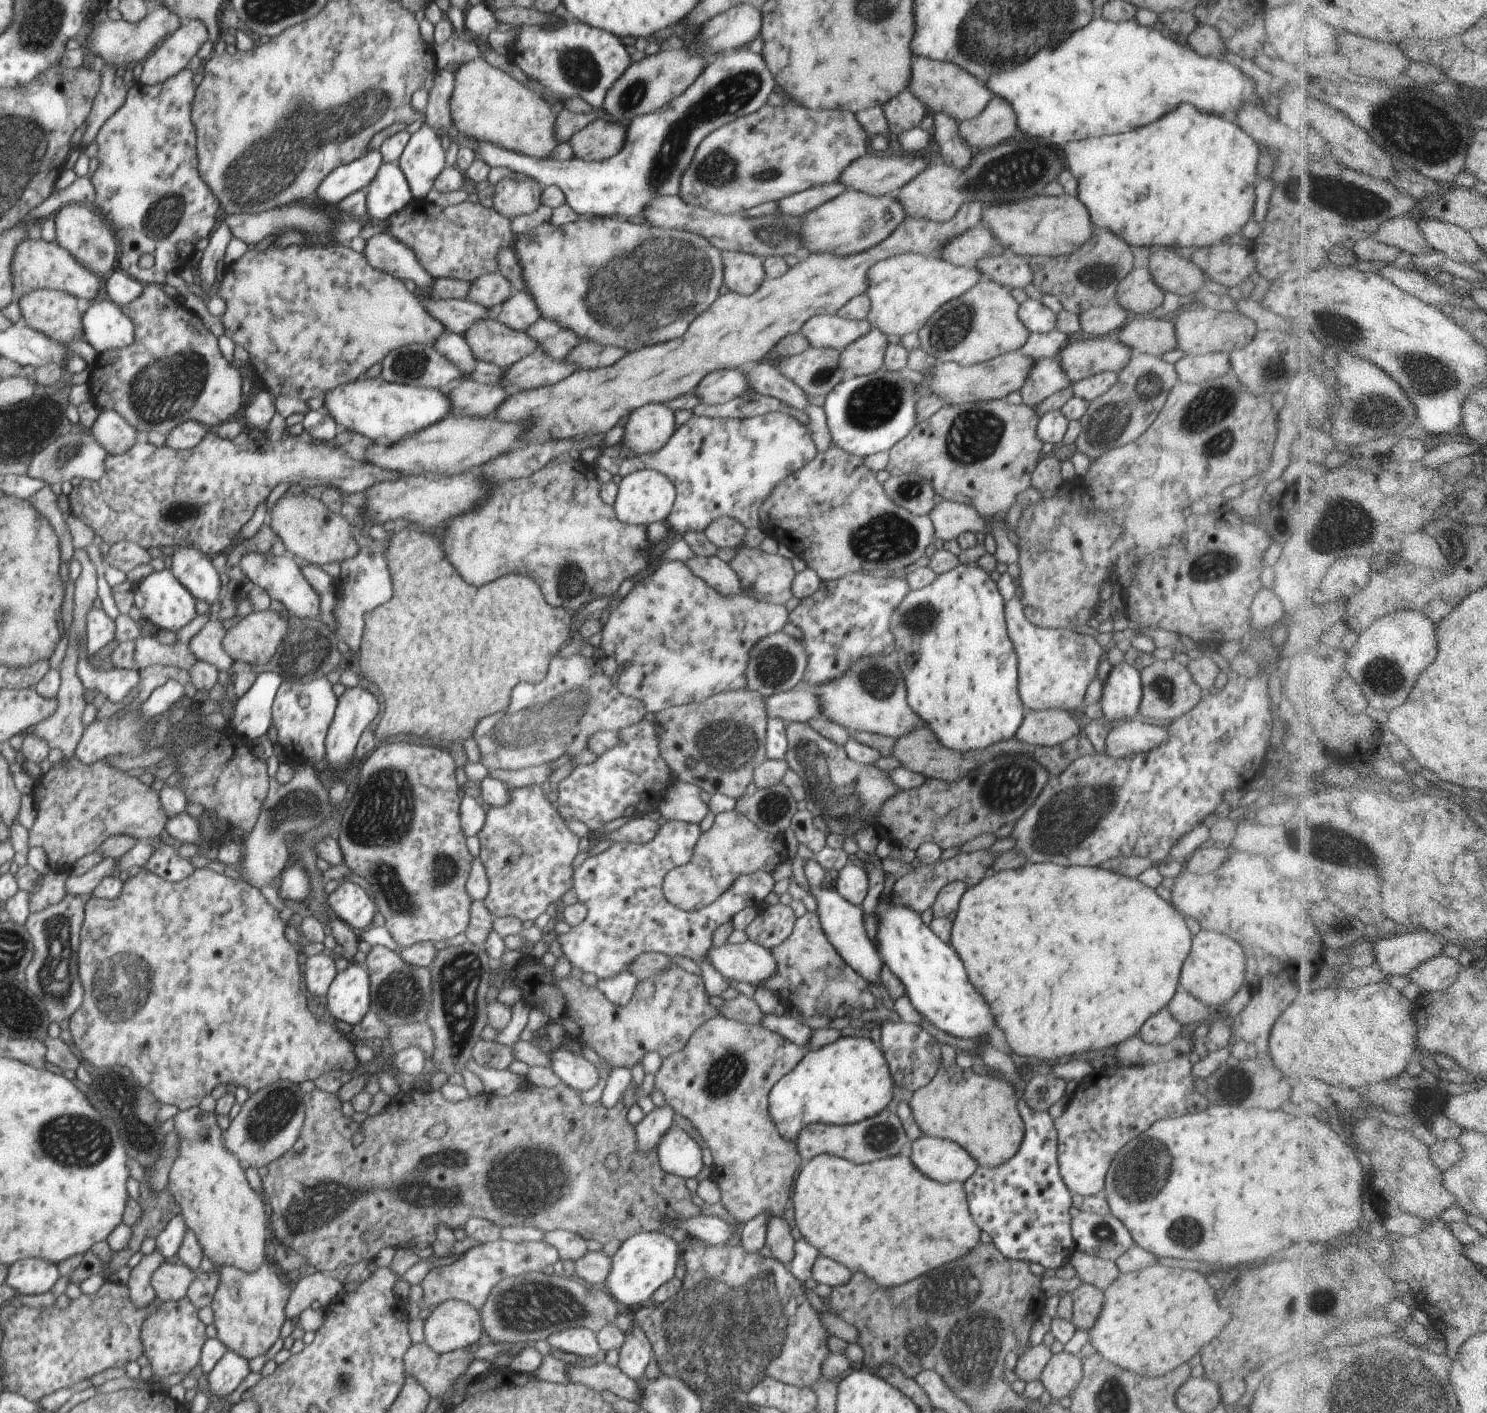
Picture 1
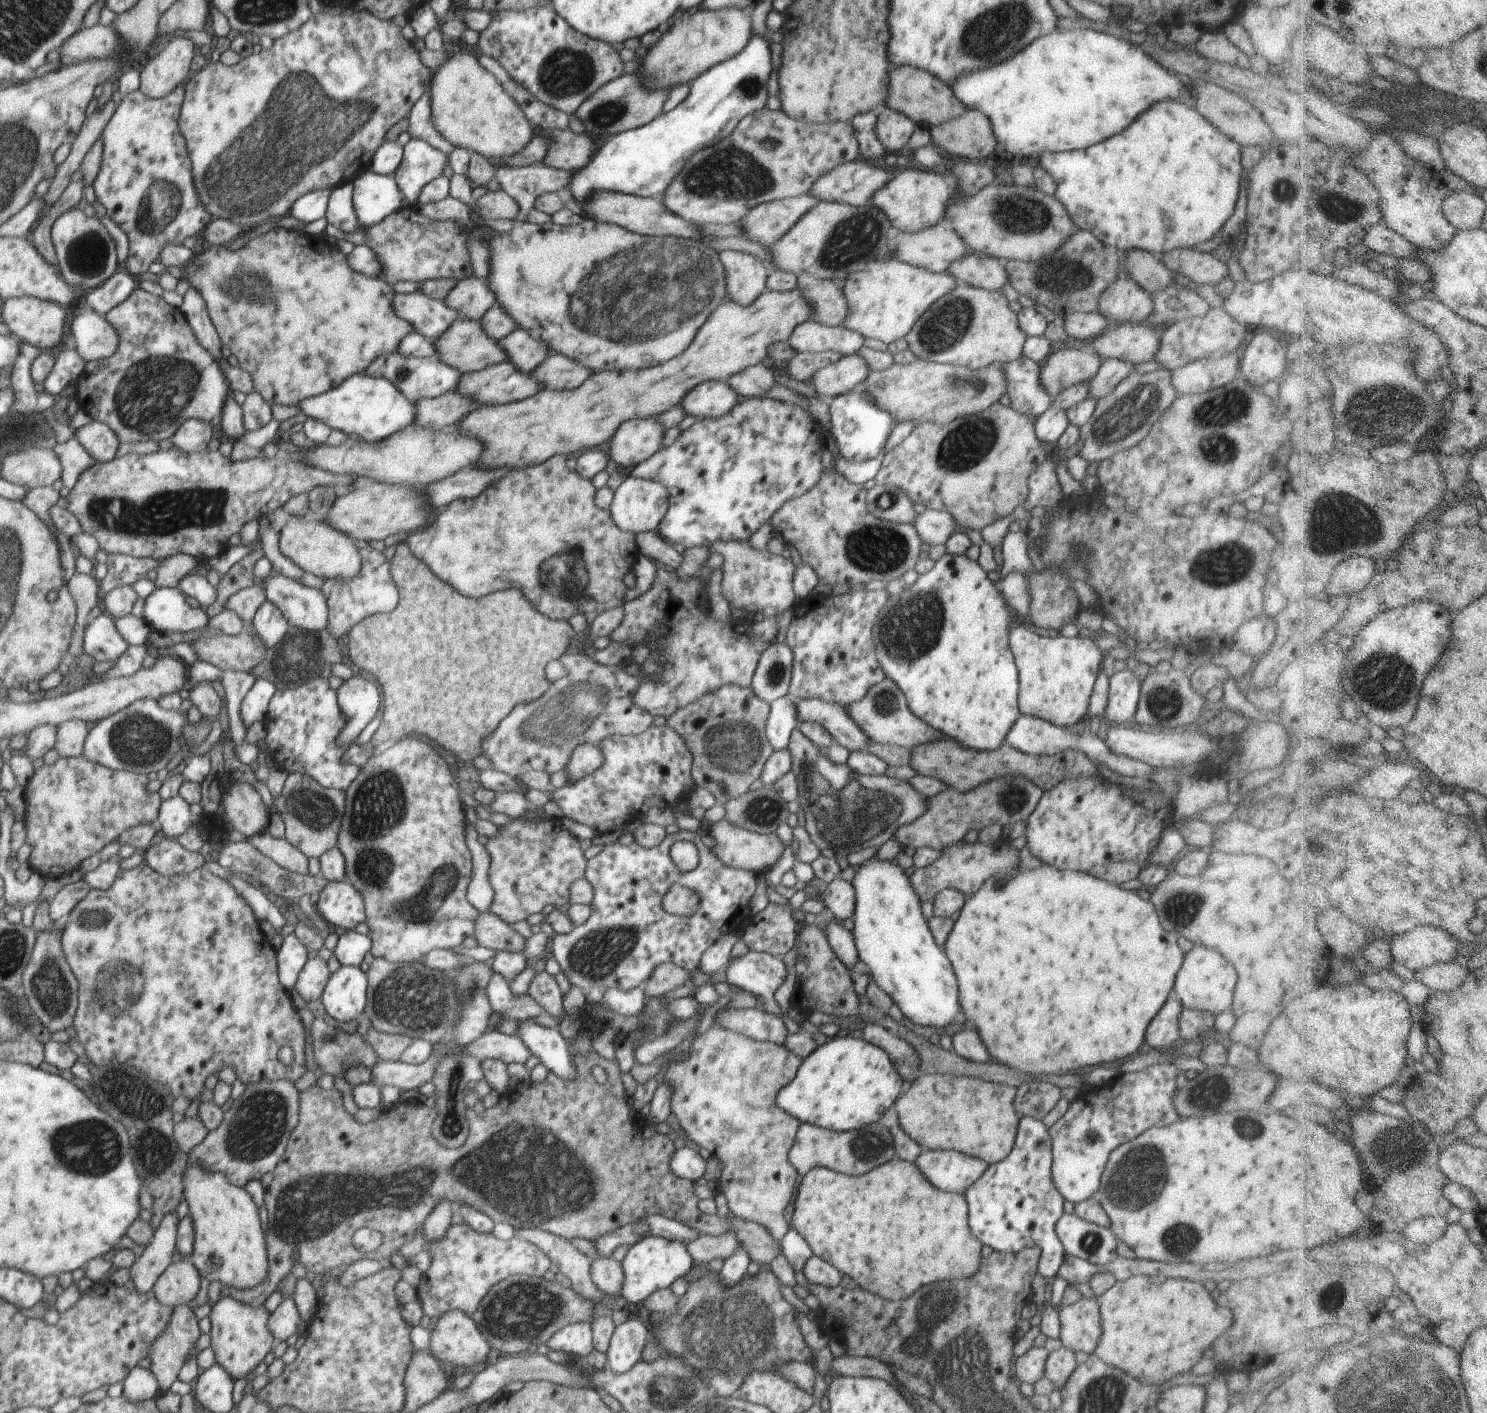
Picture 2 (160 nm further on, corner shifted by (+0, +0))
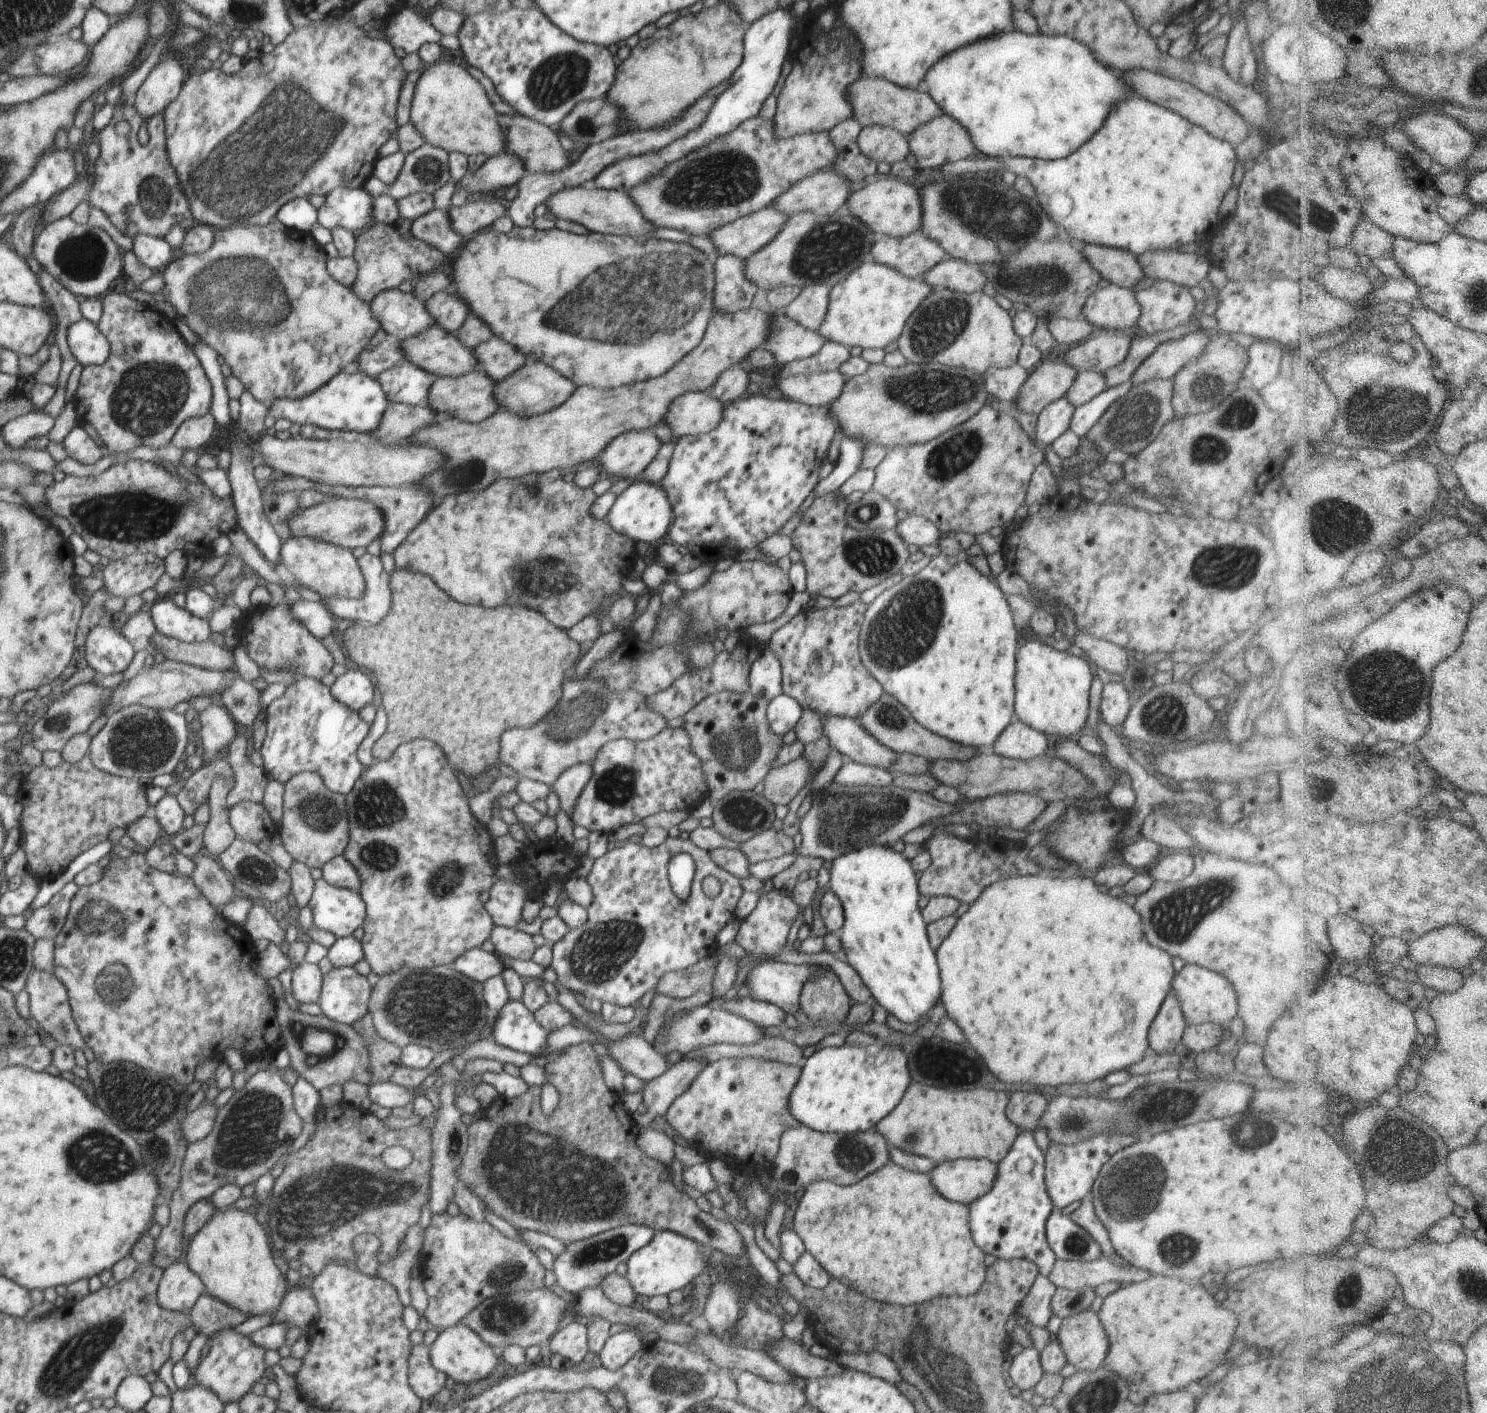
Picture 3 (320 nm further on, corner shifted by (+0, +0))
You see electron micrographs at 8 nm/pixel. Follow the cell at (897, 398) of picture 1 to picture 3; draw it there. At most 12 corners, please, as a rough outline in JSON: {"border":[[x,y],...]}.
{"border":[[846,437],[834,470],[813,488],[834,493],[858,470],[865,441]]}

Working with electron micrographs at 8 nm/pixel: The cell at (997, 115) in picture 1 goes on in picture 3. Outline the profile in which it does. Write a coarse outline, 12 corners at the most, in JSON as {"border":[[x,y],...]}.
{"border":[[940,115],[908,138],[918,168],[979,155],[969,132]]}

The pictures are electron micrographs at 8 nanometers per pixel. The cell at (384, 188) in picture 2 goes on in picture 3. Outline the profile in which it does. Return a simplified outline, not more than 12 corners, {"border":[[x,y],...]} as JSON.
{"border":[[335,188],[317,223],[358,234],[372,226],[367,188]]}

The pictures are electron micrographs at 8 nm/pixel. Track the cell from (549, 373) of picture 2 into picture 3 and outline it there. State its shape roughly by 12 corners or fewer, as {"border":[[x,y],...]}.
{"border":[[526,360],[499,380],[502,411],[533,417],[570,398],[570,378]]}

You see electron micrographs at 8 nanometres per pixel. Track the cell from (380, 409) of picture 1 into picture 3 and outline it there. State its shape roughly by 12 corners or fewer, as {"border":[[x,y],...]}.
{"border":[[340,371],[272,418],[372,432],[388,404],[377,379]]}

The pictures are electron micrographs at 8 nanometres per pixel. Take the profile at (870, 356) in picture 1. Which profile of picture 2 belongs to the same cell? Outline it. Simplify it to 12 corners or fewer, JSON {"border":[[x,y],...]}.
{"border":[[860,354],[842,355],[818,370],[812,386],[819,396],[836,398],[868,378]]}

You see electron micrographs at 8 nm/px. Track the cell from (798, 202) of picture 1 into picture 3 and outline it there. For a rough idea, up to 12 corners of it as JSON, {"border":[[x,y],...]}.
{"border":[[764,207],[713,230],[719,257],[744,261],[787,216]]}

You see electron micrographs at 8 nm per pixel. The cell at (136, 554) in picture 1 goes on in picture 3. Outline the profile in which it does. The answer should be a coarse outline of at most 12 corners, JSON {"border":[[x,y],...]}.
{"border":[[150,553],[112,561],[104,589],[128,598],[154,588],[165,559]]}

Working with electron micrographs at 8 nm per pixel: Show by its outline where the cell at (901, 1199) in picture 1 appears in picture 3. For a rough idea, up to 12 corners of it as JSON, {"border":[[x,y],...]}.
{"border":[[891,1160],[806,1188],[834,1279],[916,1312],[980,1291],[969,1206]]}

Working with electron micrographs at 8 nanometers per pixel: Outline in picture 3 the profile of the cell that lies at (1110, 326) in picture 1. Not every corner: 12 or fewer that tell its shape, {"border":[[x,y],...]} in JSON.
{"border":[[1048,318],[1060,349],[1085,341],[1095,329],[1084,319]]}

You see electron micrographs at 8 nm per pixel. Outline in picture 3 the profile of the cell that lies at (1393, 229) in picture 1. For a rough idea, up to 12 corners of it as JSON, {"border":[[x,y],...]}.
{"border":[[1366,216],[1352,247],[1360,256],[1393,258],[1397,236]]}

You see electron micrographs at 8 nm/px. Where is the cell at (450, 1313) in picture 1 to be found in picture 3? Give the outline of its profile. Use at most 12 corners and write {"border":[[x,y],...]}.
{"border":[[461,1323],[439,1330],[430,1347],[436,1370],[472,1385],[498,1358]]}

